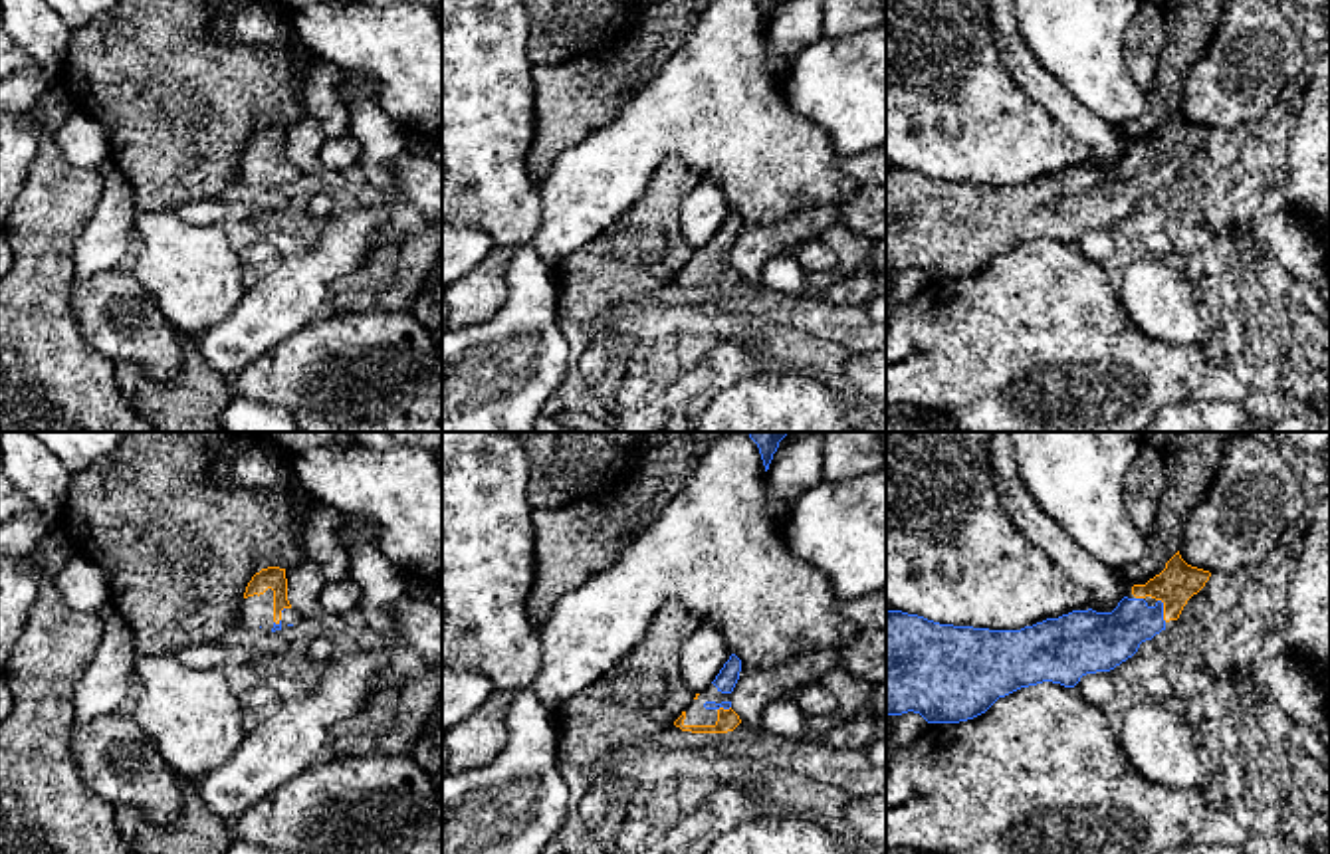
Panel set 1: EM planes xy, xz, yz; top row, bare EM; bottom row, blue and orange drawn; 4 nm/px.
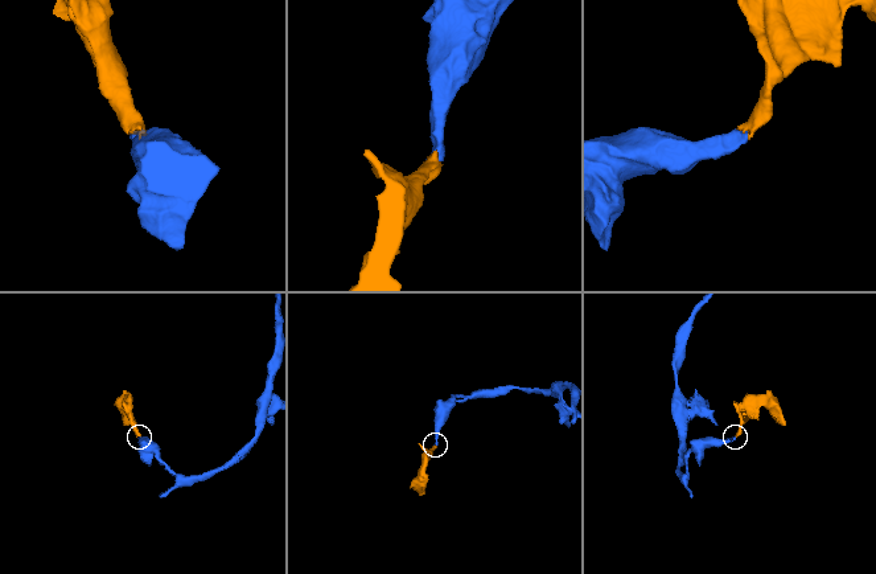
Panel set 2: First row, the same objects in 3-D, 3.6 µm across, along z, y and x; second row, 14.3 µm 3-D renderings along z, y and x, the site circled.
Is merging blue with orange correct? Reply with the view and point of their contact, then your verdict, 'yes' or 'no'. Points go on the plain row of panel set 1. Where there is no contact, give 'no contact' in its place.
meets blue in yz at (1162, 167); yes

